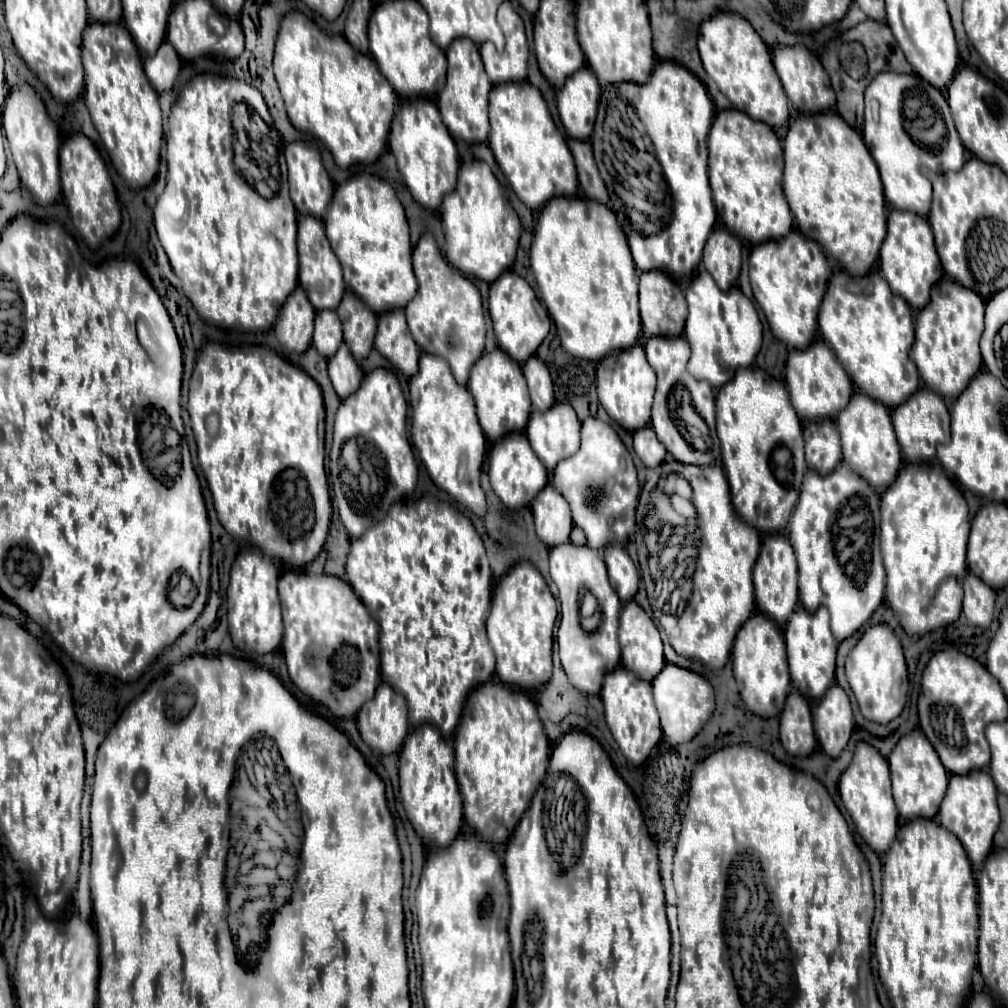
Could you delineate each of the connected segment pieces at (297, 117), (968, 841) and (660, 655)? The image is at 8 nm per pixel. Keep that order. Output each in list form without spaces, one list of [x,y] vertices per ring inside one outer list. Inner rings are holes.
[[[292,12],[280,24],[274,54],[274,74],[292,126],[300,132],[316,136],[330,150],[338,168],[348,168],[358,162],[372,164],[378,160],[386,148],[386,136],[396,108],[396,94],[386,78],[382,78],[376,62],[370,56],[356,52],[342,36],[326,36],[310,18],[300,12]]]
[[[972,770],[970,774],[964,774],[964,776],[954,774],[950,776],[946,796],[938,812],[938,824],[946,828],[948,832],[952,832],[962,842],[974,870],[982,868],[982,862],[992,850],[992,836],[998,830],[1000,814],[998,814],[996,794],[998,794],[996,786],[986,770]]]
[[[634,600],[624,604],[624,608],[622,608],[618,642],[620,642],[620,648],[622,648],[622,666],[626,666],[626,670],[630,670],[632,674],[638,674],[638,678],[642,678],[646,682],[652,682],[660,674],[662,666],[666,664],[664,652],[662,652],[660,632],[654,626],[654,622],[650,620],[650,616]]]

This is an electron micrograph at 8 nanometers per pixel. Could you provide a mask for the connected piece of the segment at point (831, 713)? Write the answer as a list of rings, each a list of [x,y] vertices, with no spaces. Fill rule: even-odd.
[[[834,684],[814,706],[814,732],[822,750],[830,758],[838,758],[854,730],[852,706],[846,692]]]

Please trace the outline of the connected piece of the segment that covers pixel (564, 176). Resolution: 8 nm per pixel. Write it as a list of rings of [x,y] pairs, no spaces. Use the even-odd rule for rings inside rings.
[[[506,82],[506,84],[498,84],[492,88],[490,92],[490,138],[488,138],[488,146],[494,152],[496,164],[500,166],[502,174],[508,178],[514,194],[530,208],[530,210],[542,210],[542,206],[546,206],[546,202],[550,198],[556,196],[576,196],[578,192],[578,178],[576,178],[576,170],[574,170],[574,160],[572,154],[568,150],[566,138],[556,130],[556,124],[548,112],[548,106],[542,98],[542,94],[530,84],[530,82]]]

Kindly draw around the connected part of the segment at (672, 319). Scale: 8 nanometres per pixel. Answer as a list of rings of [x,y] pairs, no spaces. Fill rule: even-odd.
[[[642,272],[638,282],[638,298],[640,298],[640,318],[642,318],[642,334],[646,338],[652,336],[680,336],[684,330],[688,306],[682,290],[676,282],[672,282],[664,272]]]

